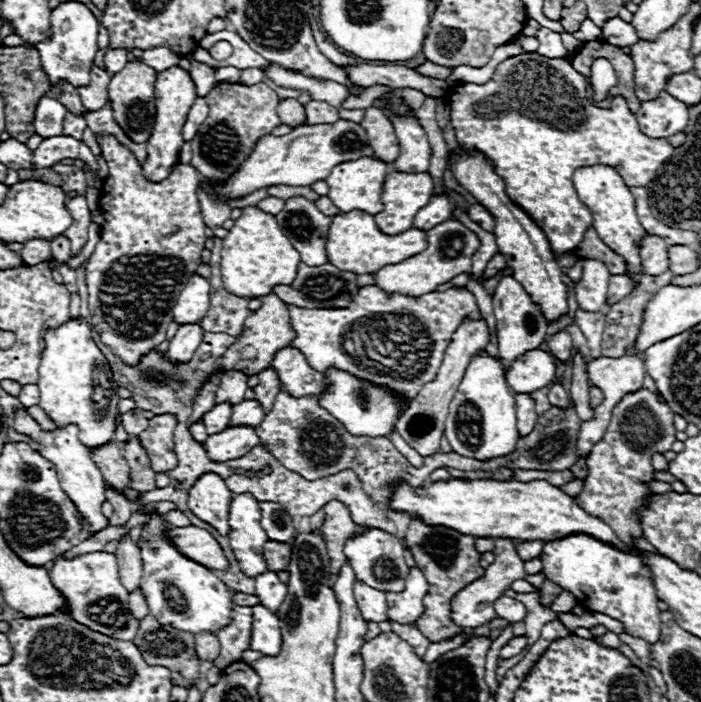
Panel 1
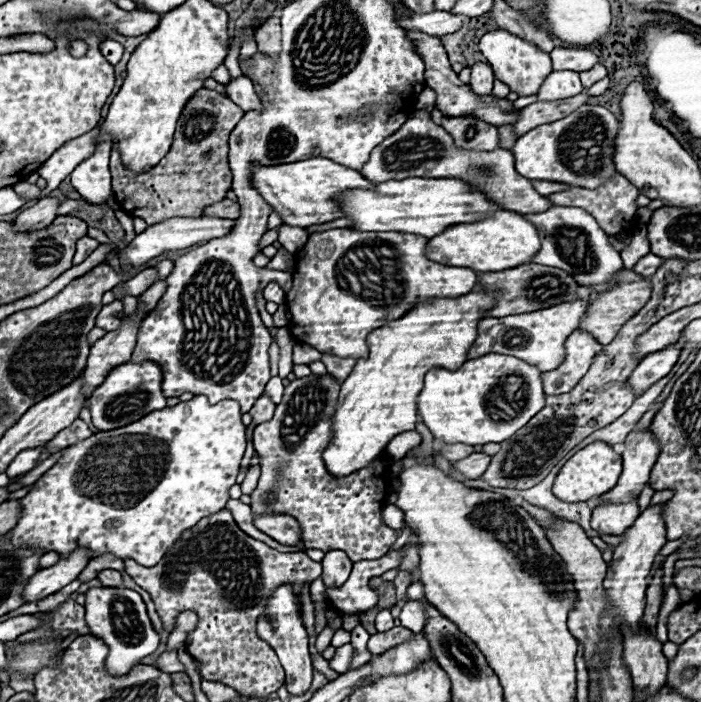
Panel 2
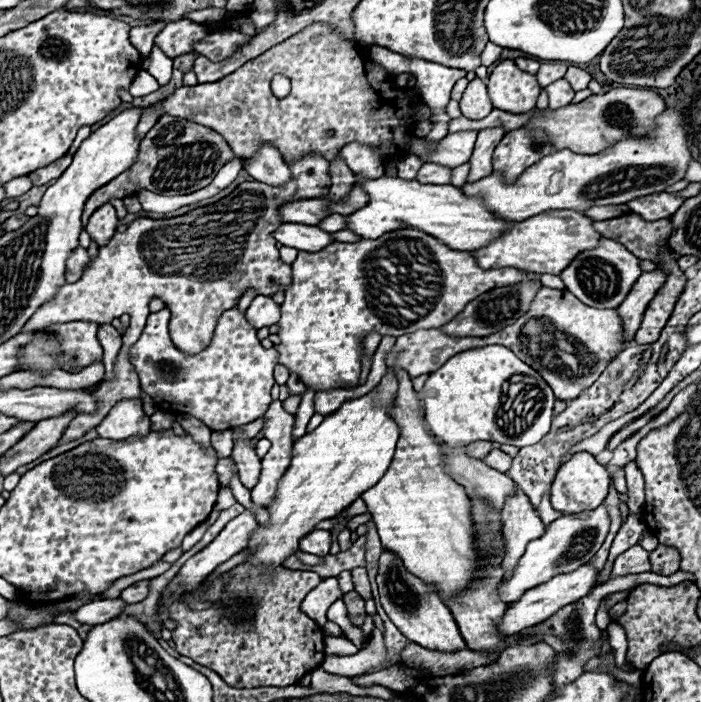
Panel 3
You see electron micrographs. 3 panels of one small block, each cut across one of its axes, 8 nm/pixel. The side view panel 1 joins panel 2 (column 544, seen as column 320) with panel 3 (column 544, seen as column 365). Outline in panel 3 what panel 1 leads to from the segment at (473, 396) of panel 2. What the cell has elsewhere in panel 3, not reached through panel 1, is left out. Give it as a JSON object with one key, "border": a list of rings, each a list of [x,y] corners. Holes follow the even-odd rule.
{"border":[[[494,344],[484,348],[472,348],[466,352],[460,352],[452,356],[444,366],[440,366],[436,372],[432,372],[422,388],[422,400],[426,406],[426,422],[434,436],[438,436],[446,446],[458,448],[466,446],[470,442],[488,440],[488,442],[500,442],[500,444],[514,444],[518,448],[536,444],[550,432],[552,422],[552,406],[554,406],[554,394],[552,388],[538,376],[536,370],[532,370],[528,364],[518,360],[514,352],[506,346]],[[514,374],[532,376],[538,382],[542,398],[532,402],[532,414],[528,414],[528,424],[522,430],[520,436],[506,436],[498,424],[496,424],[496,412],[500,408],[500,390],[502,384],[508,382]]]}

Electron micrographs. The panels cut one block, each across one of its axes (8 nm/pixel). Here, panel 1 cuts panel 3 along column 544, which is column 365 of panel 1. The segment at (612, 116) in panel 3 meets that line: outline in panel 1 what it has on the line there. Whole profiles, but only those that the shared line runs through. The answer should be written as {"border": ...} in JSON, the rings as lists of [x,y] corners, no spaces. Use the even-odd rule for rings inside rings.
{"border":[[[366,108],[360,124],[366,128],[366,136],[370,136],[370,148],[374,148],[374,154],[386,162],[394,162],[398,158],[398,138],[390,120],[376,108]]]}

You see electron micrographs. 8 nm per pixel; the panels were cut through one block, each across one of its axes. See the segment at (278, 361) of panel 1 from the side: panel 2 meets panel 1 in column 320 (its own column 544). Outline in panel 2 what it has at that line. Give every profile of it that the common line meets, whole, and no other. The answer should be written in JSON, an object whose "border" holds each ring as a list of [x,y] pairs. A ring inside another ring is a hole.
{"border":[[[576,330],[566,340],[566,360],[562,366],[550,372],[542,372],[542,384],[544,394],[564,394],[582,380],[582,376],[588,372],[590,364],[594,362],[594,356],[602,350],[602,344],[596,344],[596,338],[586,330]]]}

